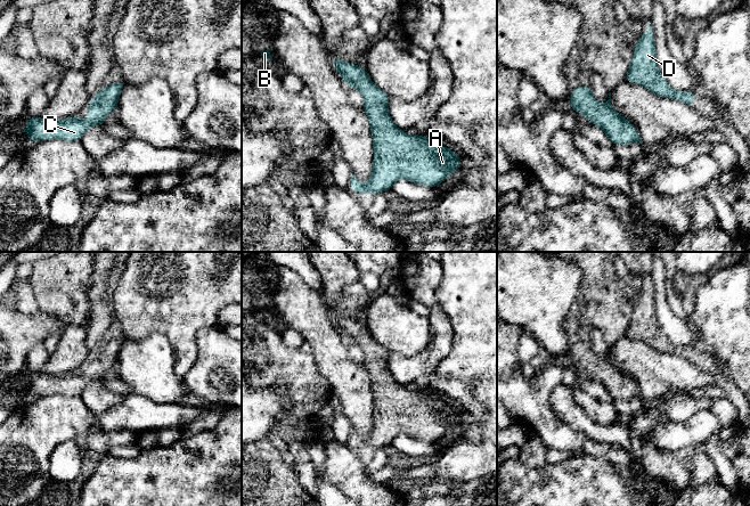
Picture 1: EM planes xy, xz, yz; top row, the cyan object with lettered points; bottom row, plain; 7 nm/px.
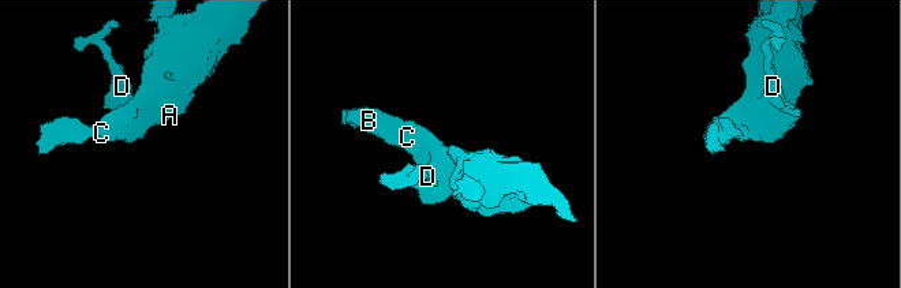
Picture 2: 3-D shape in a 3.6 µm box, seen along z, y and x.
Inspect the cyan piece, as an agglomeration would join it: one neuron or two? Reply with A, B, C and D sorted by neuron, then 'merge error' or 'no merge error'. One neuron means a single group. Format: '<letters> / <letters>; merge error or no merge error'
A B C D; no merge error

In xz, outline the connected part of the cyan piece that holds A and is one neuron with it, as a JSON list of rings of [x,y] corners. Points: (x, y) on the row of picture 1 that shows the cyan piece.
[[[341,57],[333,60],[333,64],[347,85],[361,92],[365,99],[364,111],[368,117],[373,138],[374,160],[370,180],[367,183],[360,183],[352,174],[351,189],[358,195],[376,195],[390,190],[399,179],[437,188],[448,177],[454,176],[460,168],[460,158],[454,150],[423,134],[409,136],[399,129],[389,114],[389,95],[373,83],[369,74],[361,66],[345,63]]]

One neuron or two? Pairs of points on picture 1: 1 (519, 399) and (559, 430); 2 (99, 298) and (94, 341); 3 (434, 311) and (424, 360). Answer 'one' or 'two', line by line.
1: one
2: one
3: one

